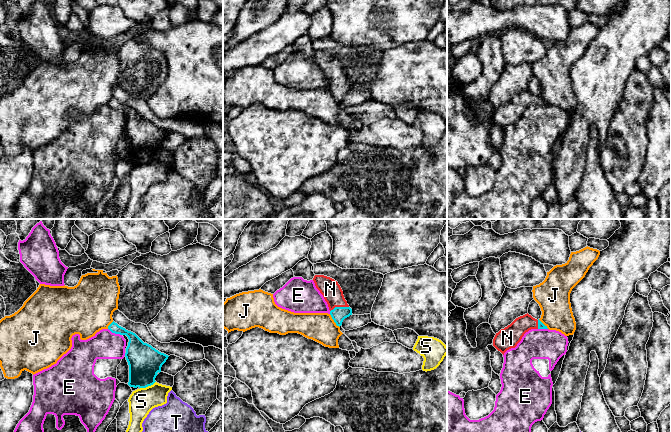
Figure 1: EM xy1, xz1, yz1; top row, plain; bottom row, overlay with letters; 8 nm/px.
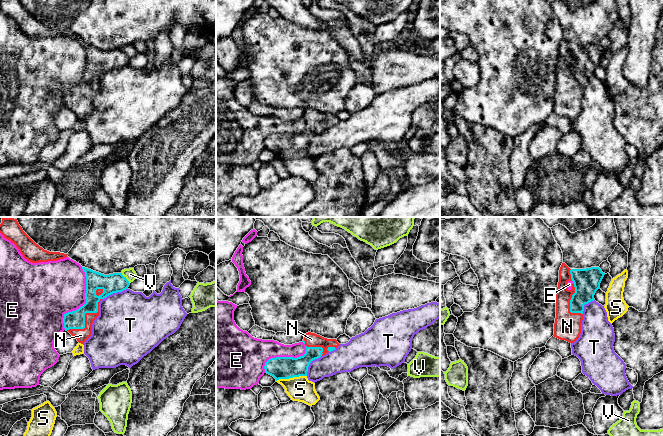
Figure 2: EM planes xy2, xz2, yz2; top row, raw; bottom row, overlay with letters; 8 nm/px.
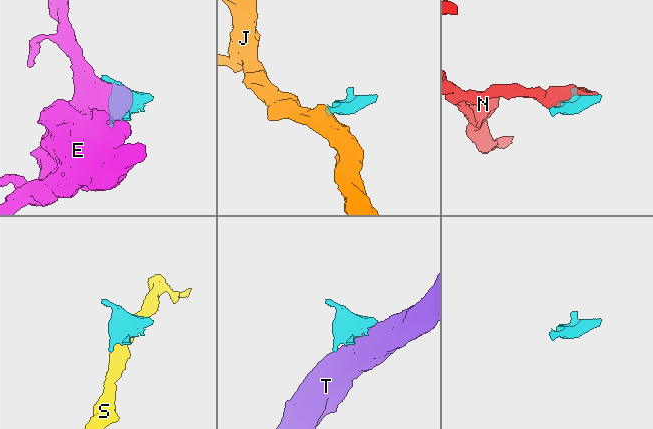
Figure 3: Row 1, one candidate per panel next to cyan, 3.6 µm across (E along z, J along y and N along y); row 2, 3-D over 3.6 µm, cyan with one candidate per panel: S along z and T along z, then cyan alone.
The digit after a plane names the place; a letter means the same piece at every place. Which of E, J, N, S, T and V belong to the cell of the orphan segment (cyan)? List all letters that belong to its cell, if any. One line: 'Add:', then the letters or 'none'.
Add: N

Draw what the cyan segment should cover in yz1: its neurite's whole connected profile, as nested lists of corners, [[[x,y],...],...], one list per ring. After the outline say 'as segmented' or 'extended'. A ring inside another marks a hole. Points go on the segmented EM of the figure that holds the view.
[[[527,313],[496,333],[493,346],[504,355],[507,350],[515,348],[524,334],[531,329],[548,328],[539,319],[537,320]]]; extended

